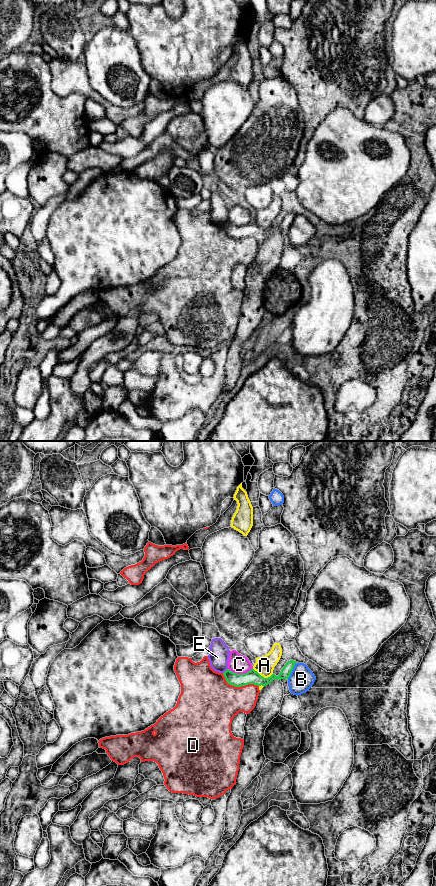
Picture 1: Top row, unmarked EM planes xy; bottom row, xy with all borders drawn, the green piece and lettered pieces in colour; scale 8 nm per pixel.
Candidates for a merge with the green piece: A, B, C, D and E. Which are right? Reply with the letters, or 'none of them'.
none of them

